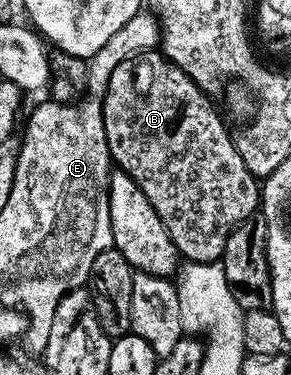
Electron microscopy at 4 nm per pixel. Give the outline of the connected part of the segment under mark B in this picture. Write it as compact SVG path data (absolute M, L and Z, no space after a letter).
M151 49L141 51L138 55L133 55L130 59L120 61L120 65L116 65L116 69L112 69L112 77L108 77L106 95L102 99L102 120L104 121L106 144L110 150L113 166L119 171L128 173L128 177L132 177L132 181L136 181L136 185L140 185L140 189L144 193L144 197L148 197L152 209L156 209L156 213L160 217L164 229L168 229L168 233L176 245L179 256L191 263L212 263L221 260L224 253L224 245L228 241L230 234L245 219L250 218L251 215L259 210L260 183L259 180L254 178L253 173L248 169L248 165L244 165L244 157L240 157L237 142L232 138L232 135L230 139L230 131L222 124L222 119L218 116L217 109L201 94L205 95L200 90L198 84L193 83L175 63L170 62L162 54L161 50Z

